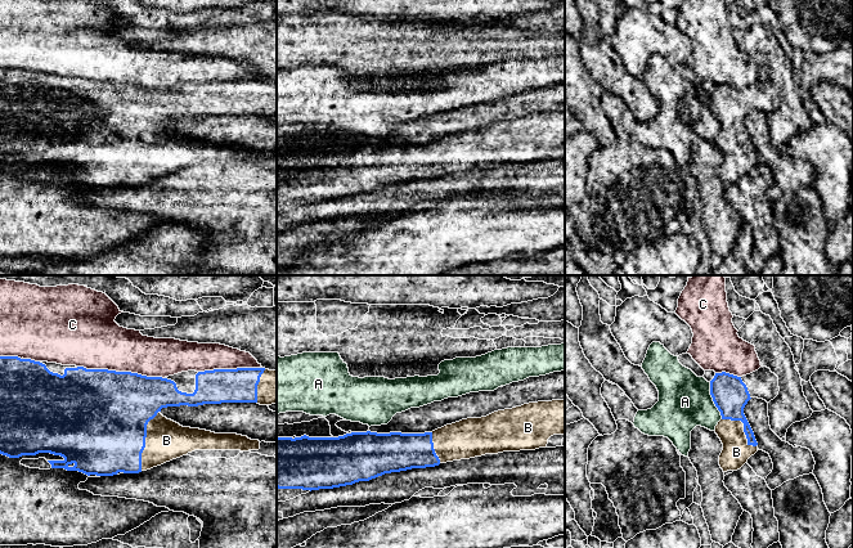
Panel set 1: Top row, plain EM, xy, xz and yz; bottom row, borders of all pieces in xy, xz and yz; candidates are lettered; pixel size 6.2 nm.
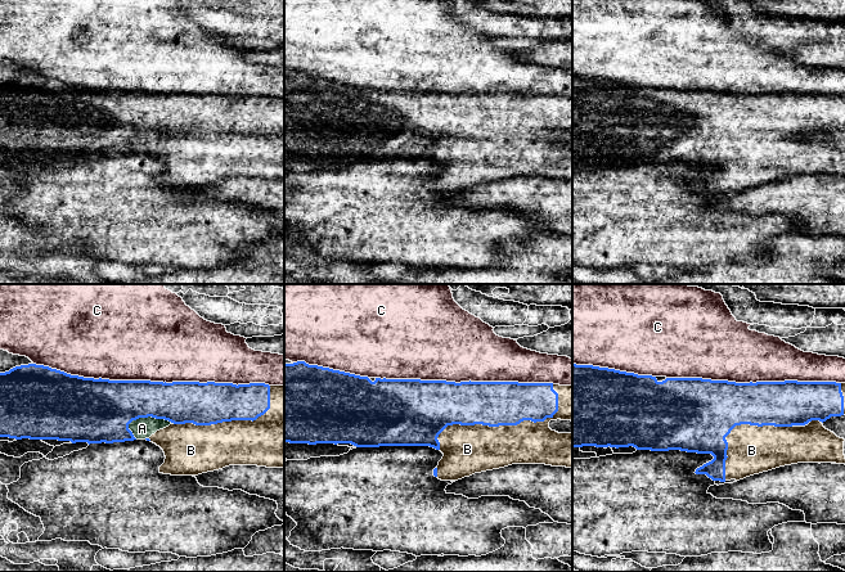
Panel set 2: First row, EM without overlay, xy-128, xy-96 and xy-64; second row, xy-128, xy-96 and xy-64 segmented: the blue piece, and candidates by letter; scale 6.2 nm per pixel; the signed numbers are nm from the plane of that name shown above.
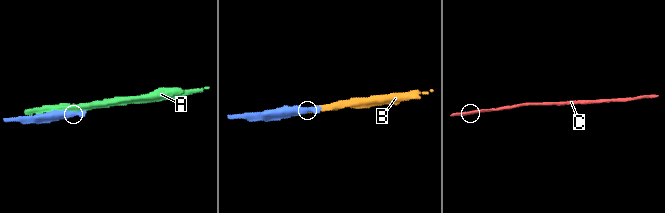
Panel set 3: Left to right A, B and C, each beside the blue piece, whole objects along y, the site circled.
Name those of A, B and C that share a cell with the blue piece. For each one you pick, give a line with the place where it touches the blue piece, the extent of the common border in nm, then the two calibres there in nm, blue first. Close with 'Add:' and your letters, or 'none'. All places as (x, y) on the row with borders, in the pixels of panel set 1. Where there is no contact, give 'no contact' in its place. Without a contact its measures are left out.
B: contact xy (144, 440); length 400 nm; calibres 500 and 260 nm
Add: B

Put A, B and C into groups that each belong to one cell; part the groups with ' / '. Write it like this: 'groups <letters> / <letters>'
groups A / B / C

